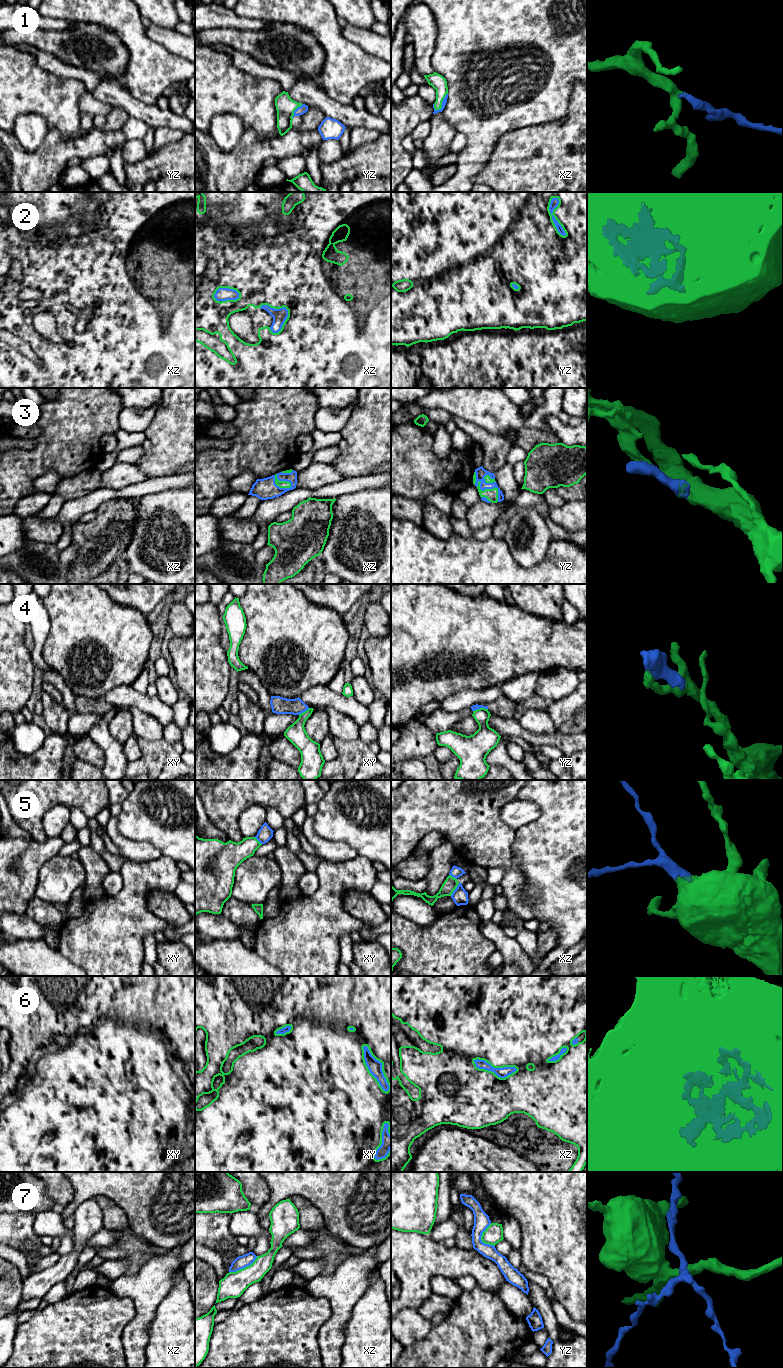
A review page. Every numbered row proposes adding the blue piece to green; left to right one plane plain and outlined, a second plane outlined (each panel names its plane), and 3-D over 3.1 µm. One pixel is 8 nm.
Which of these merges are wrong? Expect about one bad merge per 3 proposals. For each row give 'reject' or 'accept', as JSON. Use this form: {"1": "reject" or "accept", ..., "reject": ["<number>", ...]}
{"1": "accept", "2": "accept", "3": "accept", "4": "reject", "5": "accept", "6": "accept", "7": "reject", "reject": ["4", "7"]}

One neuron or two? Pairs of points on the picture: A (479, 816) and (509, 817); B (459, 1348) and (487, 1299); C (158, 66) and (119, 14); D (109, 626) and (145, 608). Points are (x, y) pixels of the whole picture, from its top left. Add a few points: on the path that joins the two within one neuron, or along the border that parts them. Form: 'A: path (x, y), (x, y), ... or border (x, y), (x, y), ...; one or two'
A: border (514, 799), (502, 806), (500, 818), (515, 830); two
B: path (466, 1336), (466, 1333), (479, 1320), (484, 1311); one
C: path (145, 53), (137, 43), (130, 27); one
D: border (117, 602), (134, 607), (145, 616); two

